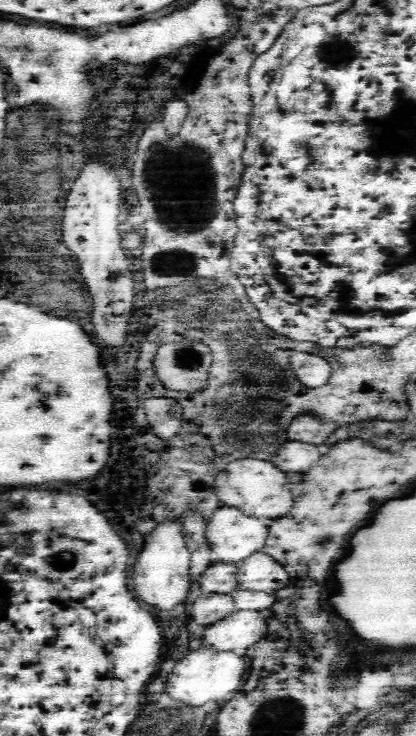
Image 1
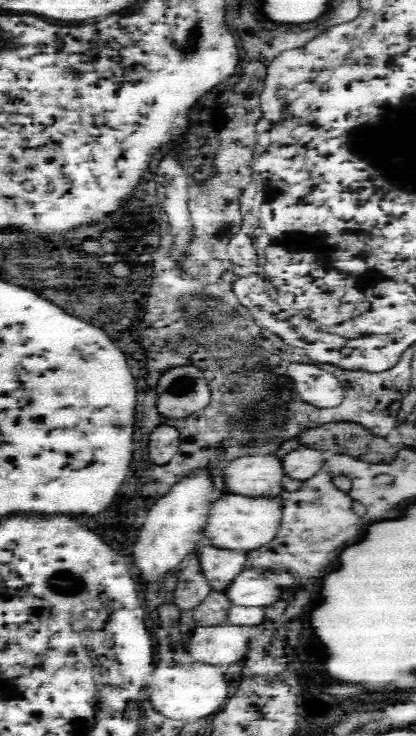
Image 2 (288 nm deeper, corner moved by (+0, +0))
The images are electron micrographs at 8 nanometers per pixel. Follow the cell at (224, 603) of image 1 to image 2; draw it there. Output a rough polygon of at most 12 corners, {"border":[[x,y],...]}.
{"border":[[212,594],[192,610],[198,628],[228,624],[234,604]]}

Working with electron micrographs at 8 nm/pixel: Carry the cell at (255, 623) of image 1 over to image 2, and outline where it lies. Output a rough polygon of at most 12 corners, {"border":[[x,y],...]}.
{"border":[[242,626],[196,628],[194,662],[234,664],[248,652]]}

